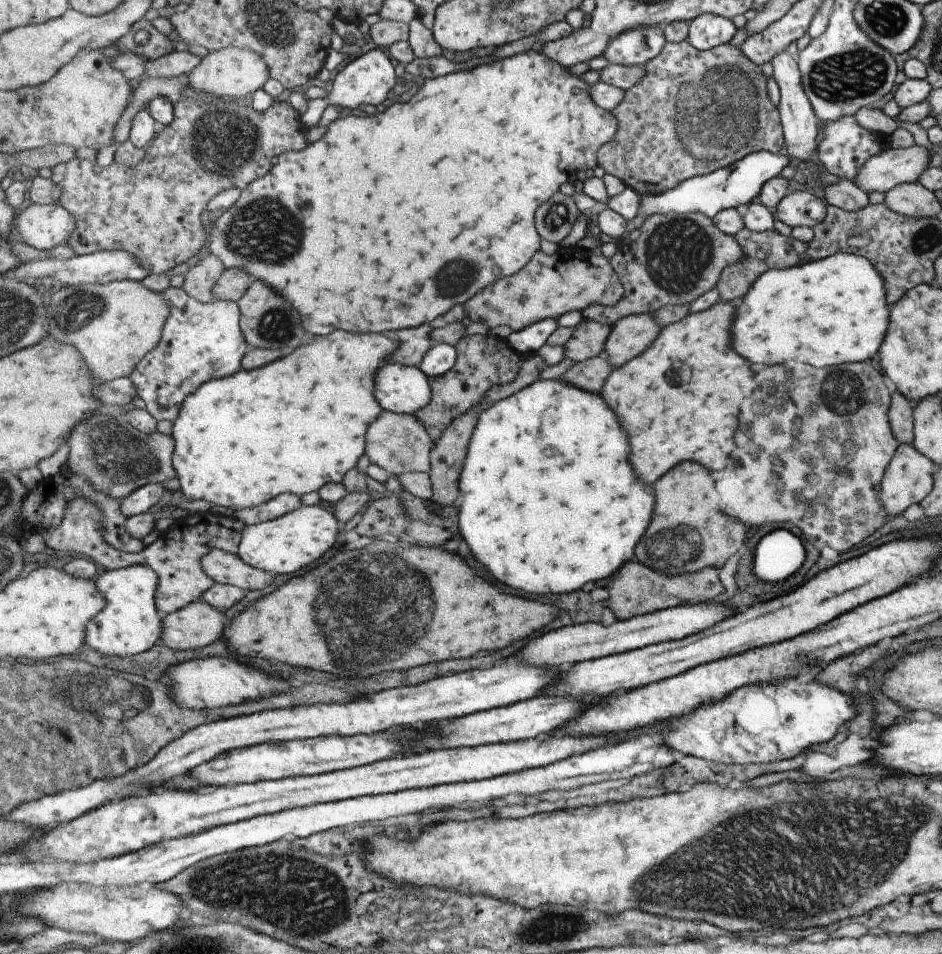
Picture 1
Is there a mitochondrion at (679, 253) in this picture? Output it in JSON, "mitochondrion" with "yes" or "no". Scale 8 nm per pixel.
{"mitochondrion":"yes"}

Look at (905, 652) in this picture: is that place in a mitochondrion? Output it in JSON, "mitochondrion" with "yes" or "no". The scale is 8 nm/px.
{"mitochondrion":"no"}

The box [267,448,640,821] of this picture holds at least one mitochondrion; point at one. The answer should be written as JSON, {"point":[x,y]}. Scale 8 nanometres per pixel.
{"point":[359,600]}

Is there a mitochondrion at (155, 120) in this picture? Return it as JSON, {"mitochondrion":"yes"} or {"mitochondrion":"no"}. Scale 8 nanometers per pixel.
{"mitochondrion":"no"}

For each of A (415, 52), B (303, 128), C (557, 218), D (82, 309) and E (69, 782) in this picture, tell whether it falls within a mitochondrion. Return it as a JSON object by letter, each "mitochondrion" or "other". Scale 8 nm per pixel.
{"A":"other","B":"other","C":"mitochondrion","D":"mitochondrion","E":"other"}

